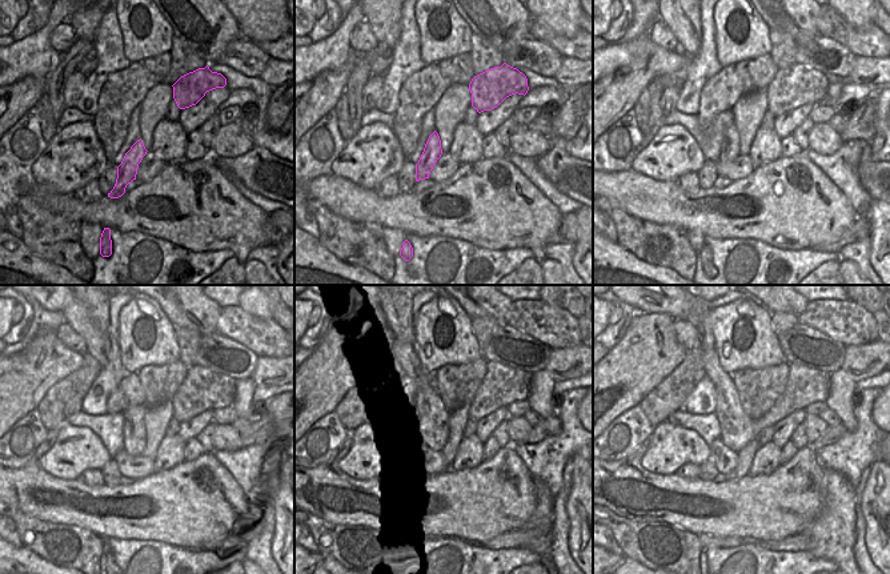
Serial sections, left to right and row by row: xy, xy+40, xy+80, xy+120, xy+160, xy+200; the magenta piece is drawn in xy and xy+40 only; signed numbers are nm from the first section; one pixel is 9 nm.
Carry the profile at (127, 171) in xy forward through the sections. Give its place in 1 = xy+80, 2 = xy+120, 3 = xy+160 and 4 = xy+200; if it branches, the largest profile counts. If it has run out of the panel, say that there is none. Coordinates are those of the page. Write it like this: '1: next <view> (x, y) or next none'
1: next xy+80 (730, 145)
2: next xy+120 (133, 432)
3: next xy+160 (433, 414)
4: next xy+200 (805, 385)

